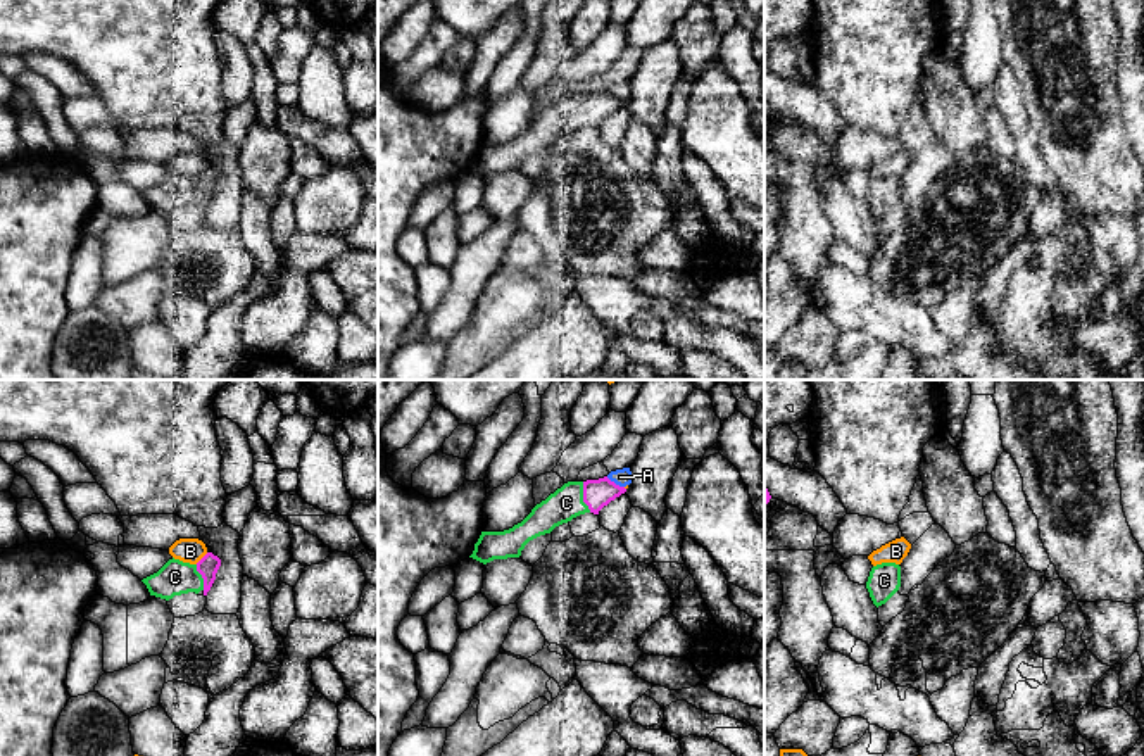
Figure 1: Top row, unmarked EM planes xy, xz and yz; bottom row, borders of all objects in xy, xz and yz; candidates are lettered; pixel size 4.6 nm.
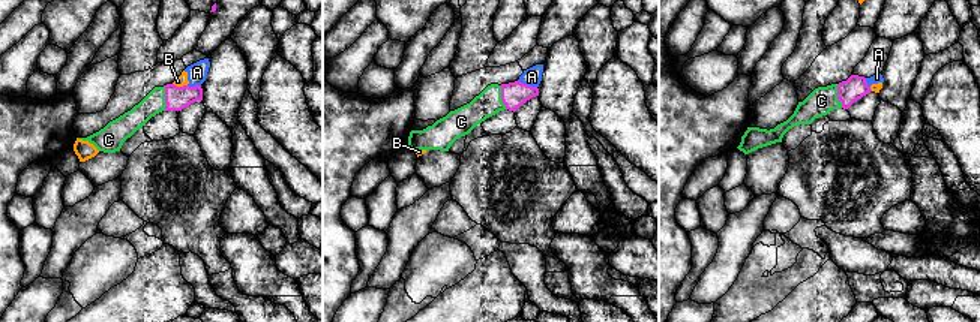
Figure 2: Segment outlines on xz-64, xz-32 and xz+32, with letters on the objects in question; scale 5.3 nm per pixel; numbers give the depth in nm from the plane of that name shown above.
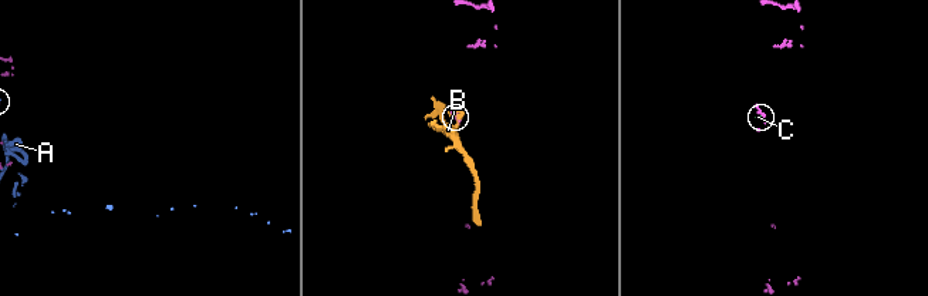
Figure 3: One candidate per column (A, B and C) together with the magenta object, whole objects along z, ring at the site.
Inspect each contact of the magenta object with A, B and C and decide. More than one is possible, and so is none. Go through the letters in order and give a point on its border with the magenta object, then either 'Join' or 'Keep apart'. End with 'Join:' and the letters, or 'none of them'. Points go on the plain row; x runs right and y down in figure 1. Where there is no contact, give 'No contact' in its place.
A: Touches magenta at xz (613, 95). Keep apart
B: Touches magenta at xy (202, 171). Keep apart
C: Touches magenta at xz (584, 111). Join
Join: C

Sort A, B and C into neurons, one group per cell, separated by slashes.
A B / C

